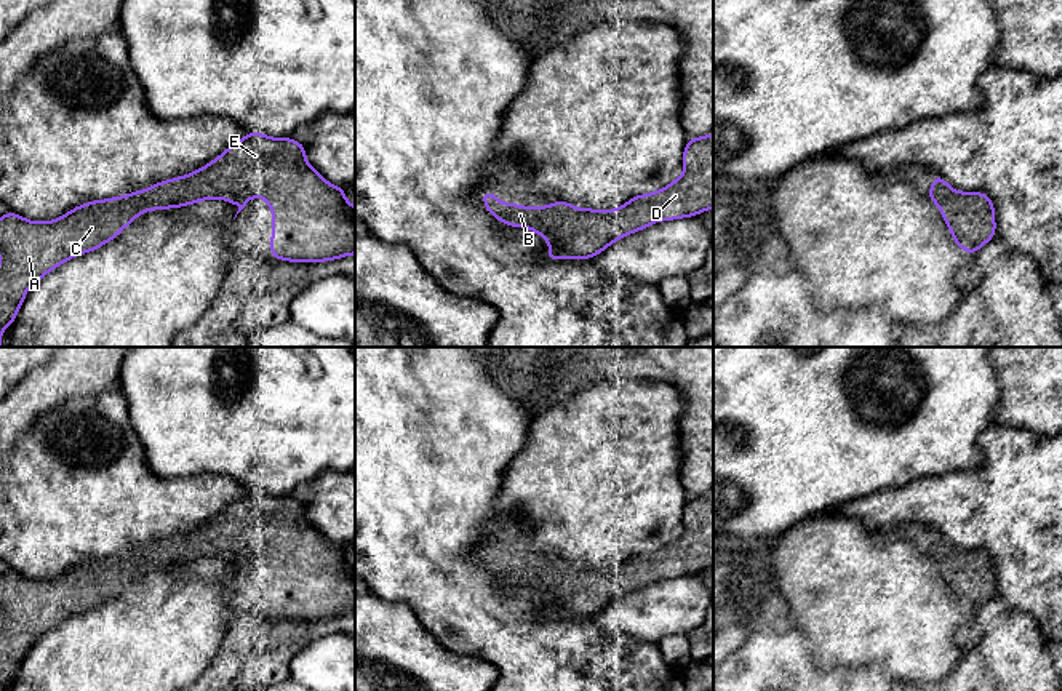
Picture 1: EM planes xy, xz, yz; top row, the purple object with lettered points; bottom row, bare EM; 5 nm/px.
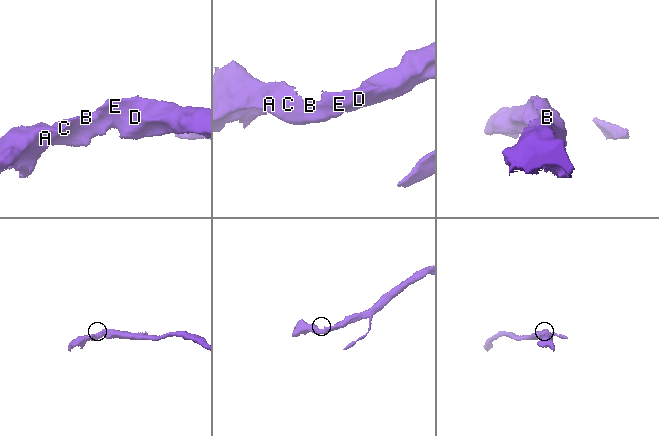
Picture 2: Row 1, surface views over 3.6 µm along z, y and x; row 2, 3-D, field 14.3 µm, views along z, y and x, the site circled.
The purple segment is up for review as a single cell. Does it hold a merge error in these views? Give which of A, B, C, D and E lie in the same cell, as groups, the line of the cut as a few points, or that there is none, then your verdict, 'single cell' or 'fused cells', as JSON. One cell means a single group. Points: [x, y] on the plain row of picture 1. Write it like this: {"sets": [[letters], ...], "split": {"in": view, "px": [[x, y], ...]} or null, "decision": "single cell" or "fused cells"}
{"sets": [["A", "B", "C", "D", "E"]], "split": null, "decision": "single cell"}

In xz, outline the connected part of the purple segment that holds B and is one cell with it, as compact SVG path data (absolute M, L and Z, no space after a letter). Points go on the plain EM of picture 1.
M713 491L688 497L685 531L657 550L635 553L616 568L574 566L565 558L545 565L501 561L493 547L481 550L499 581L539 592L552 605L547 619L592 617L611 601L659 579L699 574L713 566Z

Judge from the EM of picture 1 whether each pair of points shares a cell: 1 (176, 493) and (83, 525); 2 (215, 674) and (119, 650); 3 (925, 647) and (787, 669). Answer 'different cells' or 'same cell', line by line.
1: same cell
2: different cells
3: different cells

